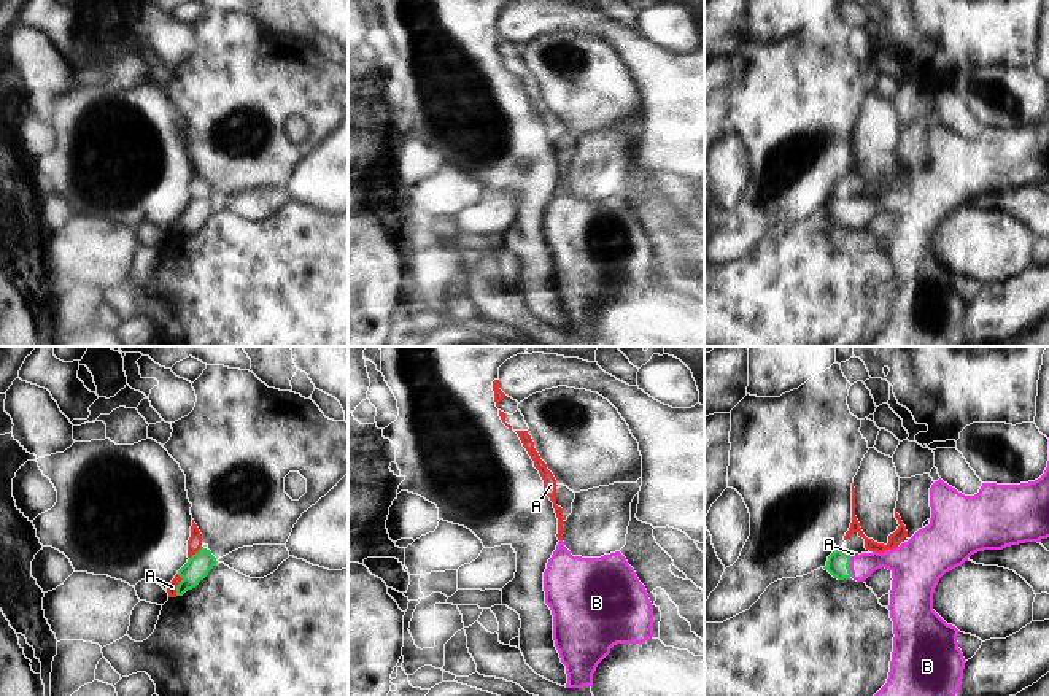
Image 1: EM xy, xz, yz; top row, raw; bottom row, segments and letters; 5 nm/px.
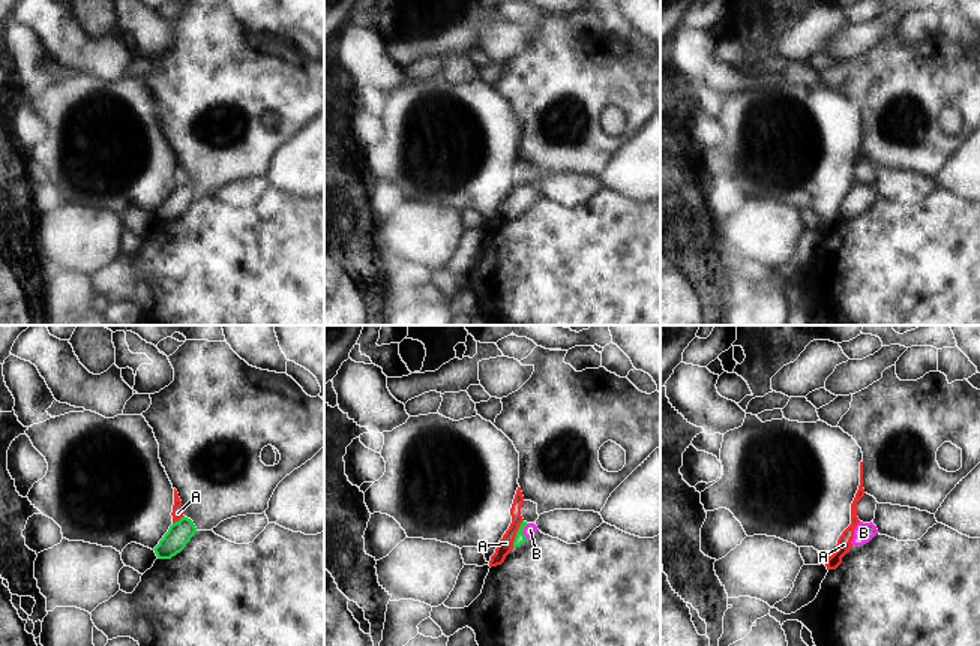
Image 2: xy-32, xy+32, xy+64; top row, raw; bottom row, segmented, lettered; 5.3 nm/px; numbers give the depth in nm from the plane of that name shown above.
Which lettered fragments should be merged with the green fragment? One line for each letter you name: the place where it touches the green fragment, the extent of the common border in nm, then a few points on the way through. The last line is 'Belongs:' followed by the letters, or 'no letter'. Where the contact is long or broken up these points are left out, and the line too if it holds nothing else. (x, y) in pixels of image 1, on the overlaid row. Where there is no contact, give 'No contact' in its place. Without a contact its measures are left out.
B: Touches green at yz (847, 566). Shared border 110 nm. Path across: yz (838, 561), (847, 566), (862, 566)
Belongs: B.

